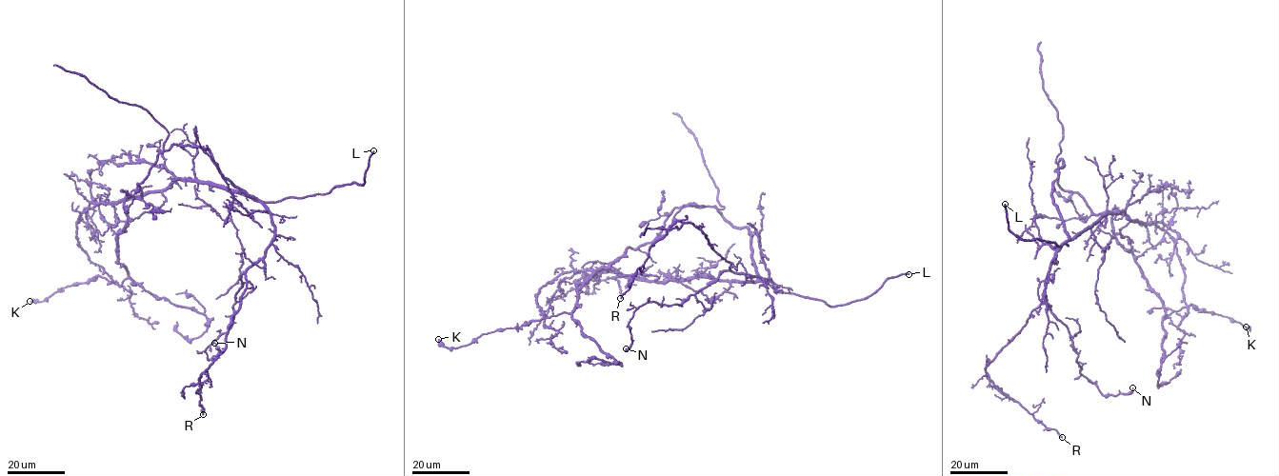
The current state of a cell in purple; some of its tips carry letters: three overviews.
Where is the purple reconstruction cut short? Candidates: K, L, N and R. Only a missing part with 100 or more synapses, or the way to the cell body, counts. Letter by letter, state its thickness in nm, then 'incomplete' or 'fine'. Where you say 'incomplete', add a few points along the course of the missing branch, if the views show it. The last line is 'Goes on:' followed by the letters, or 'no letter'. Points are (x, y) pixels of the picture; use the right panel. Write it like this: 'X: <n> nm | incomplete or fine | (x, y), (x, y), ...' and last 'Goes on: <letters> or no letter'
K: 360 nm | fine
L: 280 nm | incomplete | (1005, 204), (989, 183), (969, 172)
N: 140 nm | fine
R: 190 nm | fine
Goes on: L

